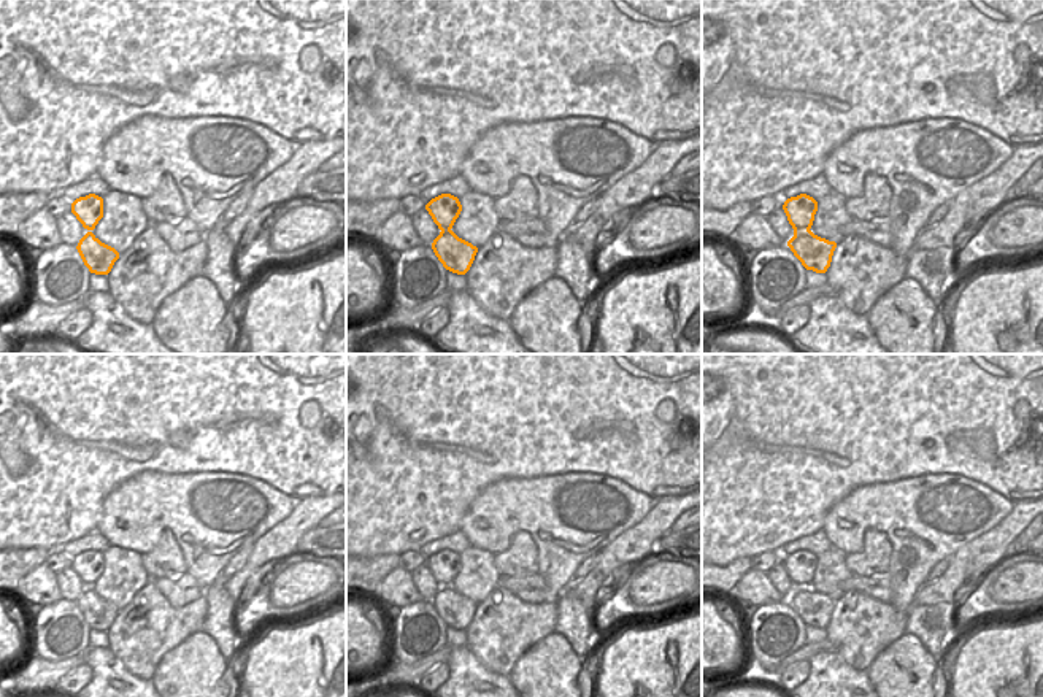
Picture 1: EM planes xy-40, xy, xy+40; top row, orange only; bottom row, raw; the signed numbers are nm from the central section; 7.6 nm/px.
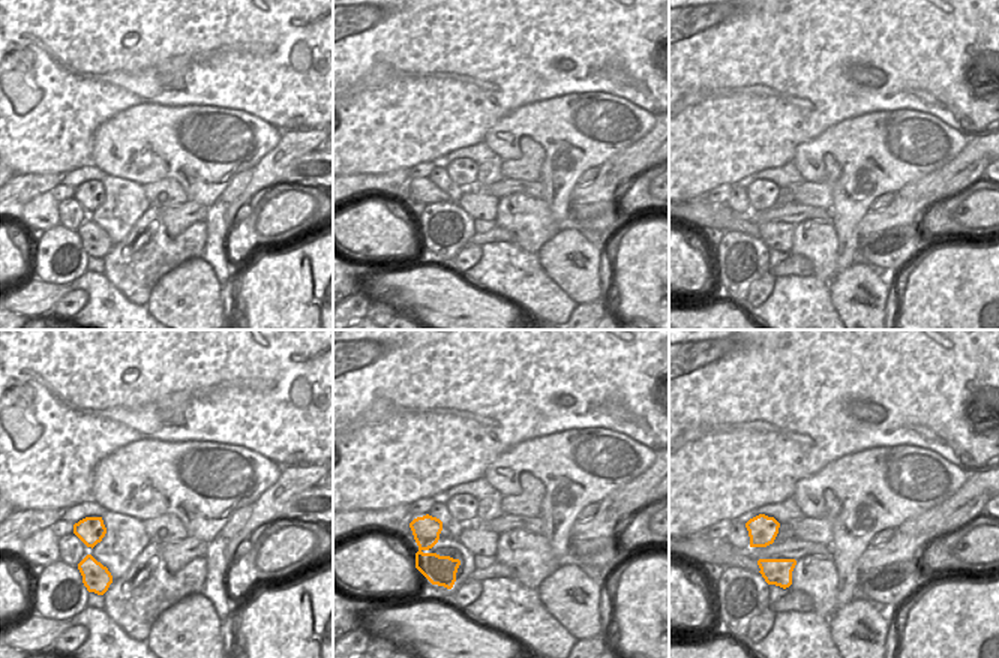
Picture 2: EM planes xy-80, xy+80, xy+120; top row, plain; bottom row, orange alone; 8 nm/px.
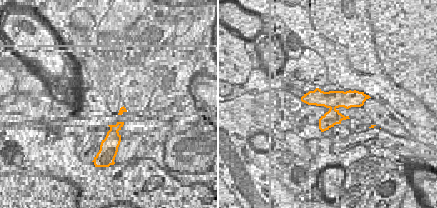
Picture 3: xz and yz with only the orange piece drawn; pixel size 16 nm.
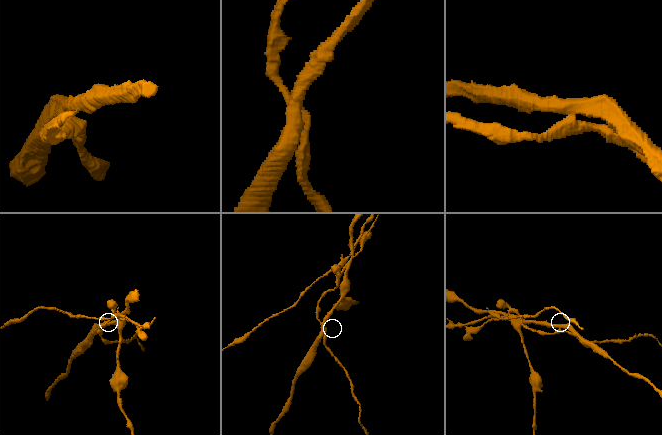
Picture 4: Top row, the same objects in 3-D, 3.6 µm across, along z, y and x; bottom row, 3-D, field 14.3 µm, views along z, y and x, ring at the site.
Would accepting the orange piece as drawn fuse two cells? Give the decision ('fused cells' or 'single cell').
fused cells

